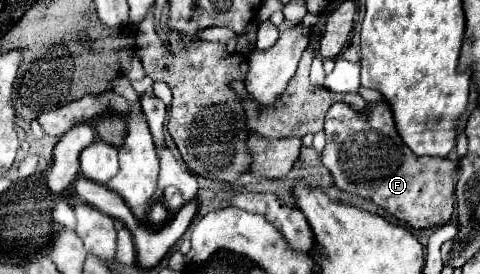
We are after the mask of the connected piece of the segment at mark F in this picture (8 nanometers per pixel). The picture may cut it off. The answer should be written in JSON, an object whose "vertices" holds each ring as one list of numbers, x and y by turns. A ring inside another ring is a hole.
{"vertices":[[333,104,325,118,325,134,327,134,327,146,321,154,323,164,329,168,333,182,351,194,357,194,361,198,369,198,381,208,389,210,395,218,403,220,415,230,421,228,435,228,443,226,451,220,455,212,455,184,457,176,461,174,459,162,453,162,449,158,417,158,401,140,393,112,387,104,369,104,369,116,363,118,359,110,347,106,347,104]]}

